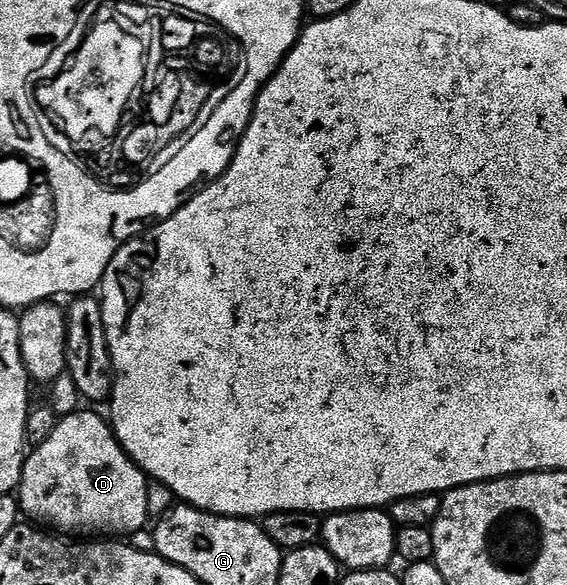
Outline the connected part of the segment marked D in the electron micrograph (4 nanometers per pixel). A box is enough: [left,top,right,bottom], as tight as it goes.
[18,408,150,540]

